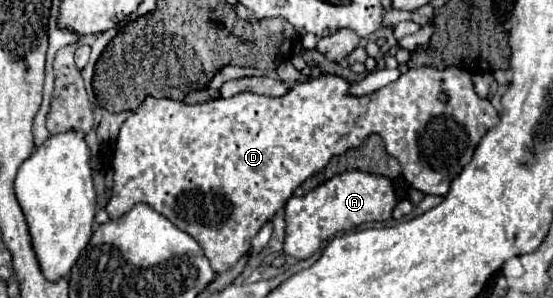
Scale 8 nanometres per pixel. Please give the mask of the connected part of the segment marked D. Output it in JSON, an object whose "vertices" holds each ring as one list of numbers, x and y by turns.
{"vertices":[[433,66,409,68,399,80,371,92,371,96,353,96,349,86,341,76,323,74,305,84,297,84,281,98,251,92,237,94,229,100,215,98,203,104,145,98,137,112,123,122,117,138,113,156,115,186,107,204,107,210,111,208,109,218,121,218,133,204,151,206,193,236,209,258,211,268,219,274,233,268,247,254,251,238,263,224,273,220,299,184,321,172,333,156,361,146,371,132,383,138,387,154,401,164,405,180,415,190,445,196,451,180,471,160,481,136,499,122,499,114,491,102,475,94,471,74,457,66,445,70]]}

